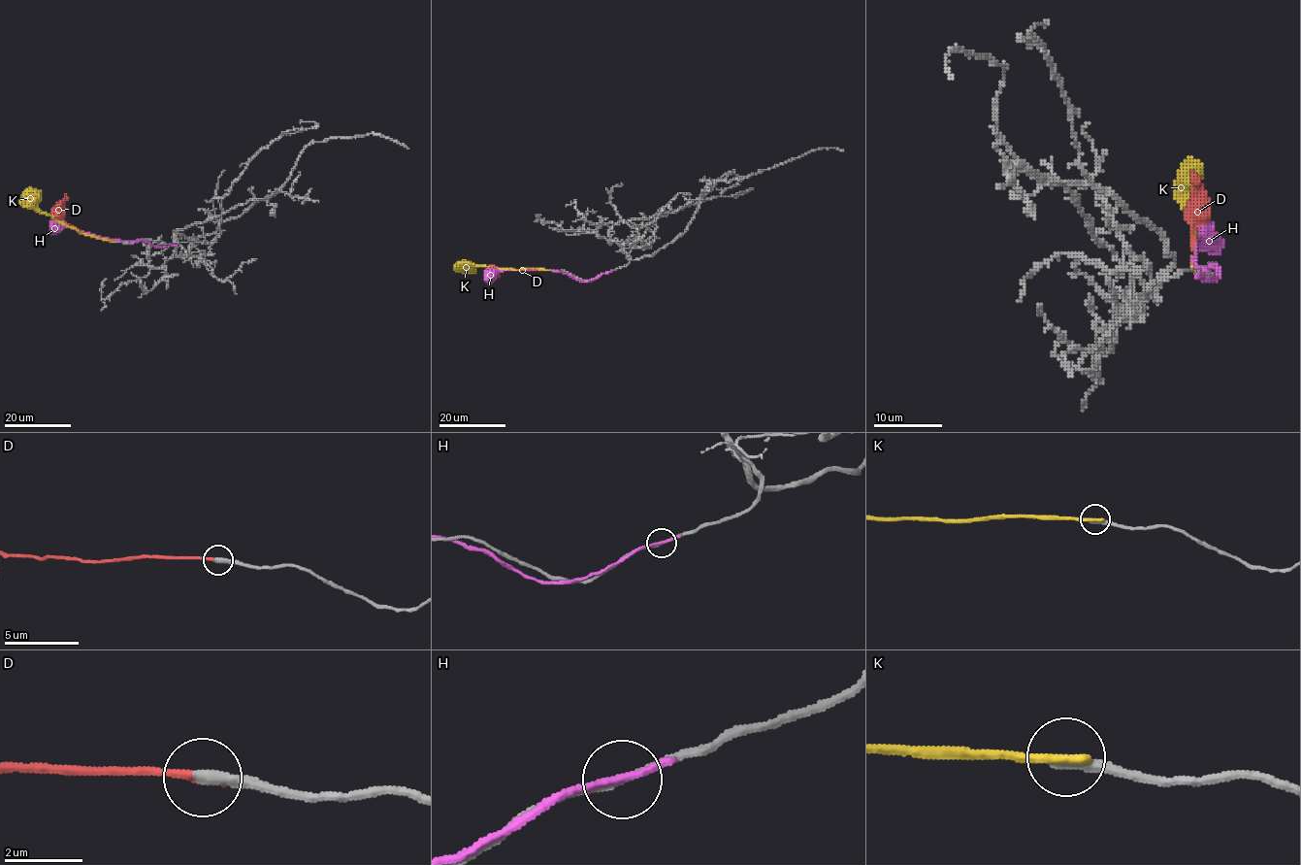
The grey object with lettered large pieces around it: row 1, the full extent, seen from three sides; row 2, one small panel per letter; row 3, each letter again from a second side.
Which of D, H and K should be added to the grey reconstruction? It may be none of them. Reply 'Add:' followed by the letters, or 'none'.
Add: D

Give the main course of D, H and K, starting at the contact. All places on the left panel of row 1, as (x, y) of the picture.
D: (113, 240), (86, 235), (68, 225), (61, 217), (66, 194)
H: (173, 244), (158, 246), (141, 240), (101, 238), (62, 226), (49, 214)
K: (113, 242), (81, 234), (44, 214), (26, 188)

